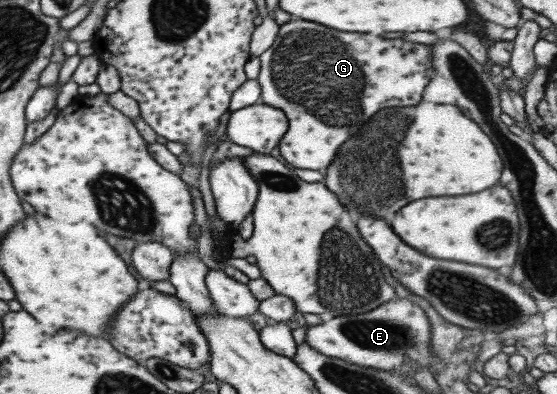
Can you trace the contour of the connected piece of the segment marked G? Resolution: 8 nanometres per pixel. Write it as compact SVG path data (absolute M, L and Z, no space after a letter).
M290 20L286 24L278 27L278 34L272 42L272 46L268 50L264 50L258 56L259 73L256 77L260 83L259 102L276 107L284 111L286 120L288 121L288 129L282 134L282 138L278 141L278 152L290 166L312 171L326 168L333 160L336 150L350 138L352 132L356 132L356 128L366 122L374 112L378 112L380 108L390 108L390 106L414 106L420 102L420 92L426 86L428 78L430 78L430 64L428 64L428 48L426 46L418 46L418 44L410 44L410 42L402 42L402 40L382 40L378 36L374 36L372 32L336 32L334 28L326 28L326 26L318 26L314 22L304 22L304 20Z

